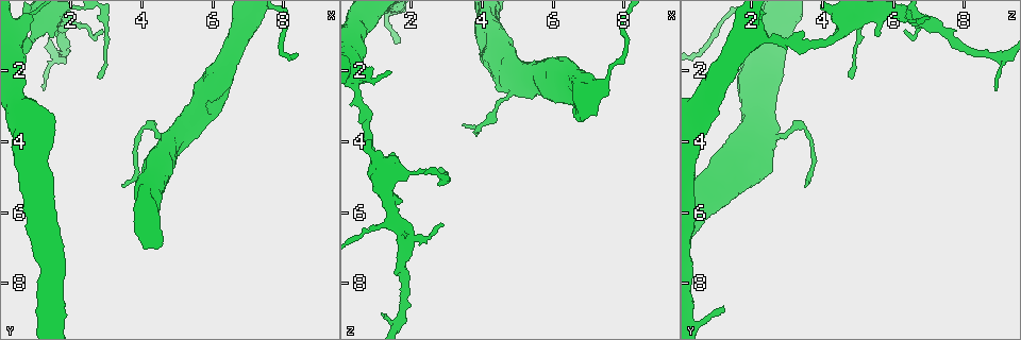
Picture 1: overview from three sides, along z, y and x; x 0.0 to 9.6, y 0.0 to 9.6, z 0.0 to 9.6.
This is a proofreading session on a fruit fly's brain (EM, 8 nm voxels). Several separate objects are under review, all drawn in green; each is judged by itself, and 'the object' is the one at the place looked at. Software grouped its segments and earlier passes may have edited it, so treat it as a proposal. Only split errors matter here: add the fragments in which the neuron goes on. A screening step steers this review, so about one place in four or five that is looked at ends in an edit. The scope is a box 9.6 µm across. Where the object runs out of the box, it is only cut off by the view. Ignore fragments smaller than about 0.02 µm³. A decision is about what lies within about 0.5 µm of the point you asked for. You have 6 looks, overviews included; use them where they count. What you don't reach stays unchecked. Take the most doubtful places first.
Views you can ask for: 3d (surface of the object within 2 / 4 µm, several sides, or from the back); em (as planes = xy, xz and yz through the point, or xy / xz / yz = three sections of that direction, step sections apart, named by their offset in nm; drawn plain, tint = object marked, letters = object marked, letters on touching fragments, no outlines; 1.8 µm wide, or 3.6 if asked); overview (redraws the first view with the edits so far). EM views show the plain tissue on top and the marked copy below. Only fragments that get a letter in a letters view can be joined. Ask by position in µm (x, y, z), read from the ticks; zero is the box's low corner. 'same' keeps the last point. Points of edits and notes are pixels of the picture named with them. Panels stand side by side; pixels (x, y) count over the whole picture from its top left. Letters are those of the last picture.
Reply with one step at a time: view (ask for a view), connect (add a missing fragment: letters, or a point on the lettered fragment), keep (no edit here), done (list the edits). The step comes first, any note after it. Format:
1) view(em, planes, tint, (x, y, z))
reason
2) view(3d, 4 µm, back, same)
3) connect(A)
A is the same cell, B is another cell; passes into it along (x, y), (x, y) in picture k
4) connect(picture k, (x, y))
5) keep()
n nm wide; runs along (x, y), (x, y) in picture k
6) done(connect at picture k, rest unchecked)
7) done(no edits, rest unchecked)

view(3d, 2 µm, back, (1.55, 8.65, 1.30))
long arm stops here

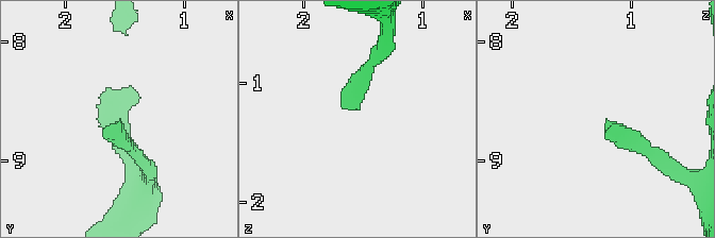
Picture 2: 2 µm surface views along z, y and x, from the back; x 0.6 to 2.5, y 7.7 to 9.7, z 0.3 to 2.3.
view(em, xy, step 8, letters, (1.56, 8.66, 1.24))

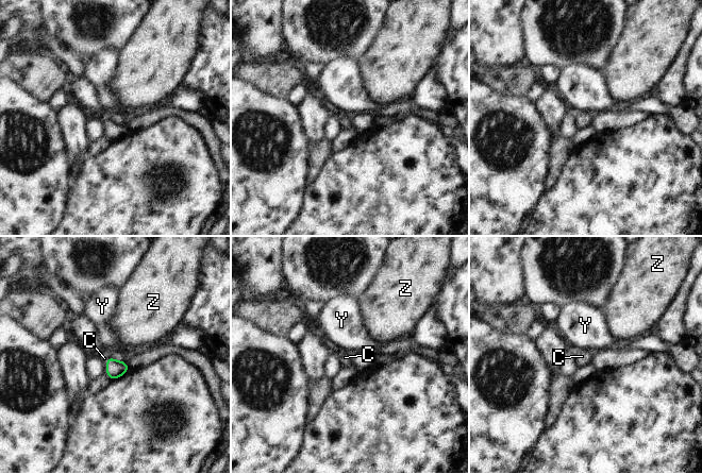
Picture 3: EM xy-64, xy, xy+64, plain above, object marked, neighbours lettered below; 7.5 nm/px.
view(em, planes, letters, same)

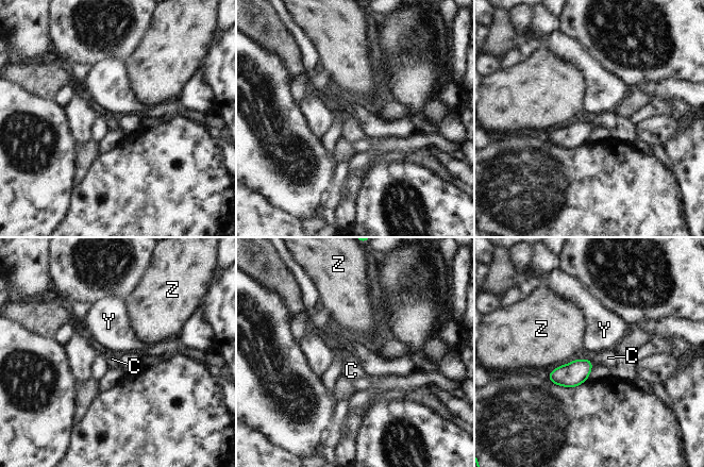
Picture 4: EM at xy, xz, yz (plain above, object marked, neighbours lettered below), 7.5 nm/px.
connect(C)
C is the same cell, Y and Z are other cells; passes into it along (572, 374), (591, 363), (608, 357) in picture 4; it goes on there

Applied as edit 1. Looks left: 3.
view(overview)
redraw

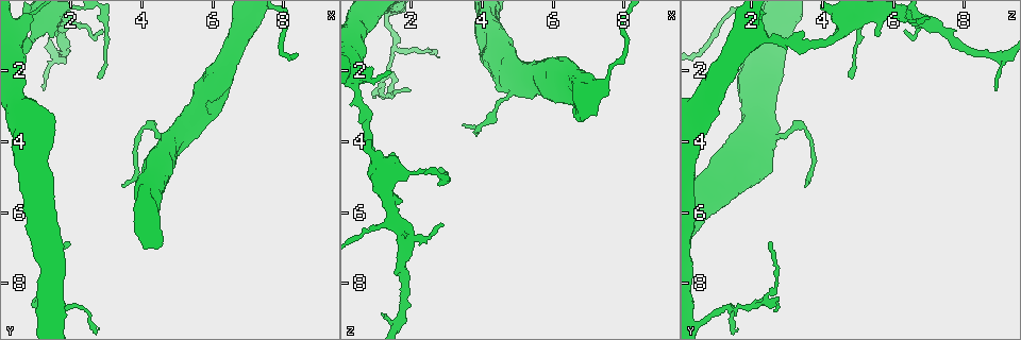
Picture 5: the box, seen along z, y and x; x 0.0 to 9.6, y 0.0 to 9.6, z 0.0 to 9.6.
view(em, xy, step 8, letters, (2.80, 0.85, 6.35))

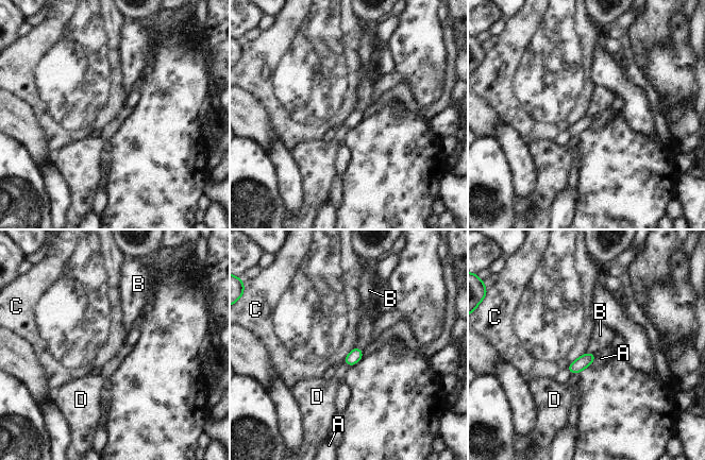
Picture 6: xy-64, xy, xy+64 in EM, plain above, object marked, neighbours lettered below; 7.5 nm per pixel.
view(em, planes, letters, same)
another direction

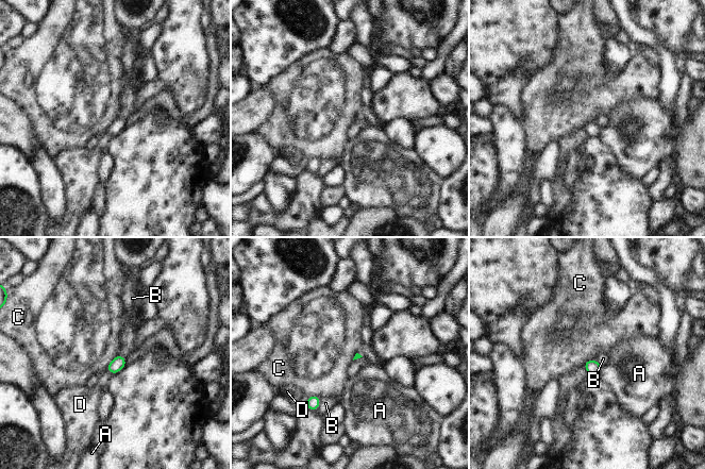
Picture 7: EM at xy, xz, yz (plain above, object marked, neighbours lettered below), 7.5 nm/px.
keep()
C touches over 140 nm; A, B, C and D are other cells; no lettered fragment goes on from it

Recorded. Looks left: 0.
done(connect at picture 4, rest unchecked)

